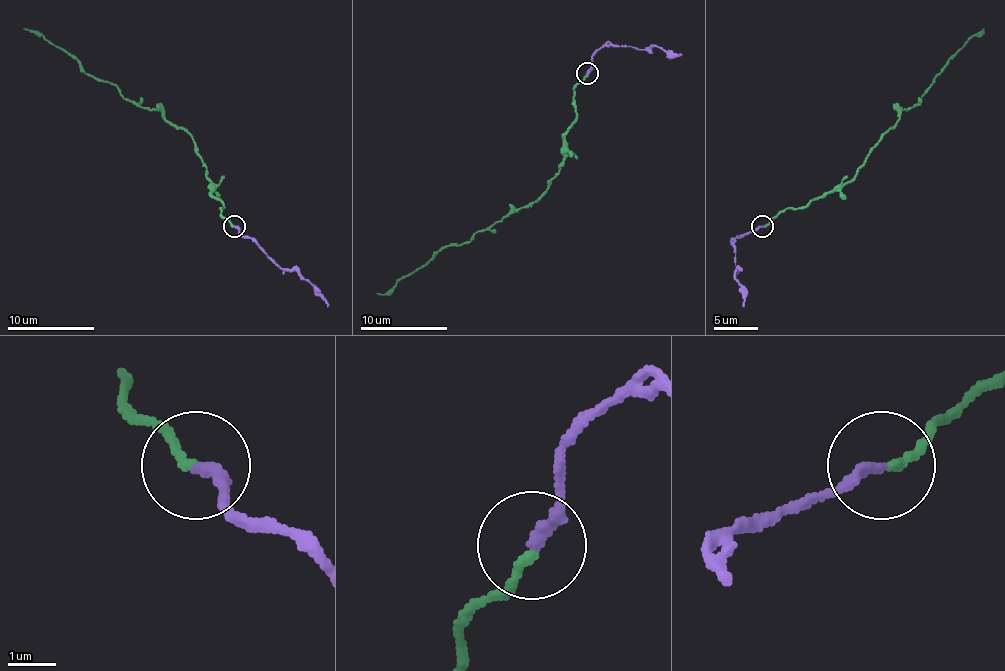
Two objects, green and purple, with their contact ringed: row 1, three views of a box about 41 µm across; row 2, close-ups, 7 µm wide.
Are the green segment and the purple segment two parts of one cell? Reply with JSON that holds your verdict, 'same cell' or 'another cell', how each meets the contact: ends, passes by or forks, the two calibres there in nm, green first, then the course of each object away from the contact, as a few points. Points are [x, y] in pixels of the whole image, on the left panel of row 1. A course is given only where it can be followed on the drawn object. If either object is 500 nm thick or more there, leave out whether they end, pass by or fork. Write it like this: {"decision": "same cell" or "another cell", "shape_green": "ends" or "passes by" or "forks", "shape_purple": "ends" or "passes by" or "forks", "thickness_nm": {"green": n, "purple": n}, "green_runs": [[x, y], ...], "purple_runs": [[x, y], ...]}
{"decision": "same cell", "shape_green": "ends", "shape_purple": "ends", "thickness_nm": {"green": 180, "purple": 260}, "green_runs": [[234, 225], [221, 214], [195, 140], [158, 110], [128, 101], [112, 84], [90, 77], [71, 55], [23, 29]], "purple_runs": [[234, 225], [282, 269], [297, 271], [328, 306]]}

